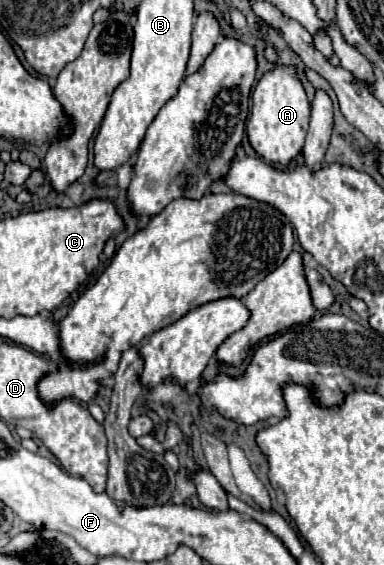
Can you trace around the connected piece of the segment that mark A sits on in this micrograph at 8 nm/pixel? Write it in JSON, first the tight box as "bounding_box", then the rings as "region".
{"bounding_box":[246,65,310,165],"region":[[[276,65],[274,69],[266,71],[254,87],[252,109],[246,125],[246,133],[254,151],[270,163],[288,165],[304,147],[308,119],[310,119],[310,101],[306,97],[302,81],[296,75],[296,67]]]}

